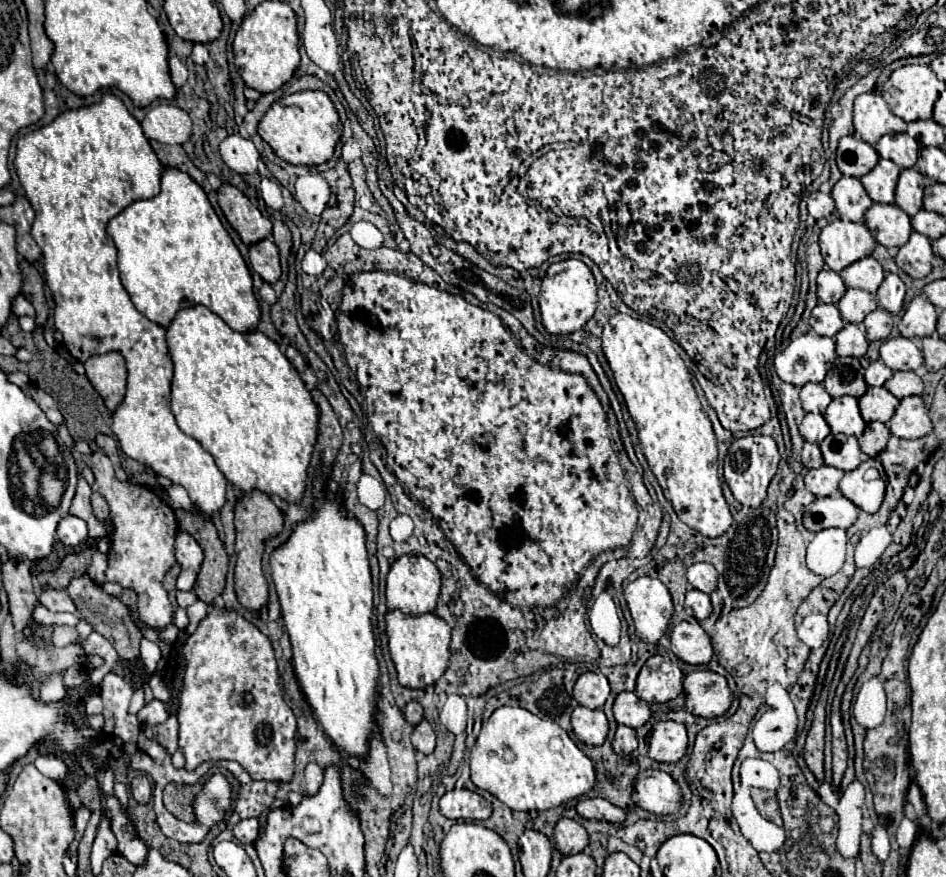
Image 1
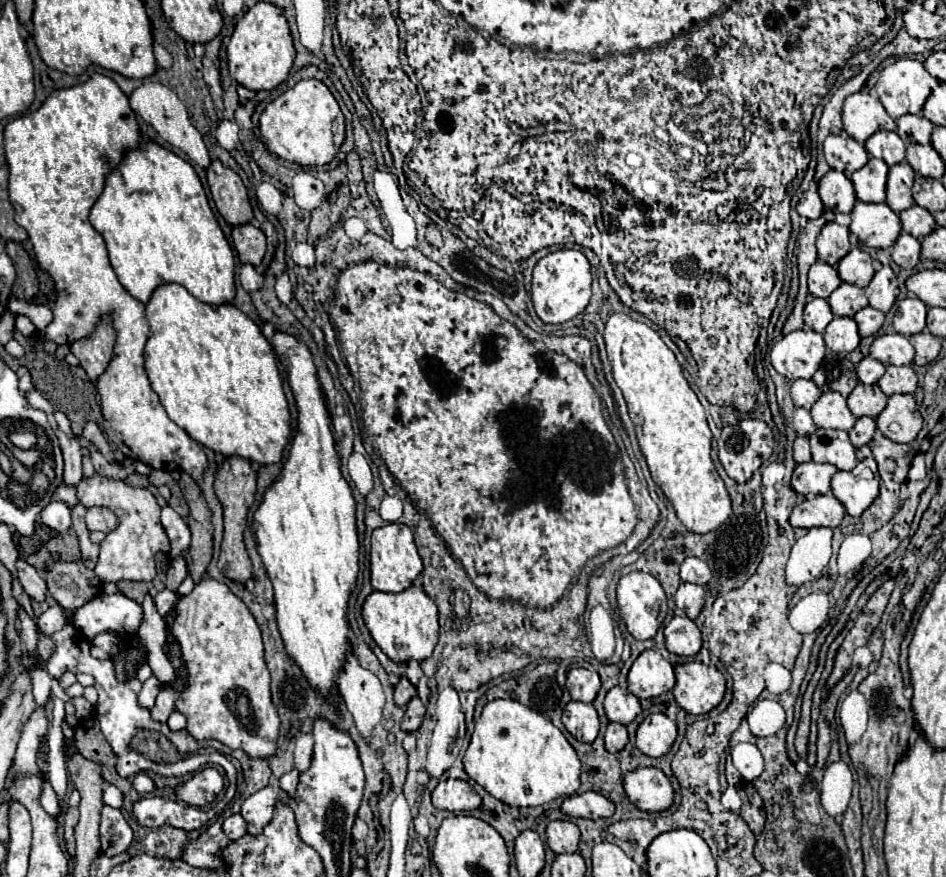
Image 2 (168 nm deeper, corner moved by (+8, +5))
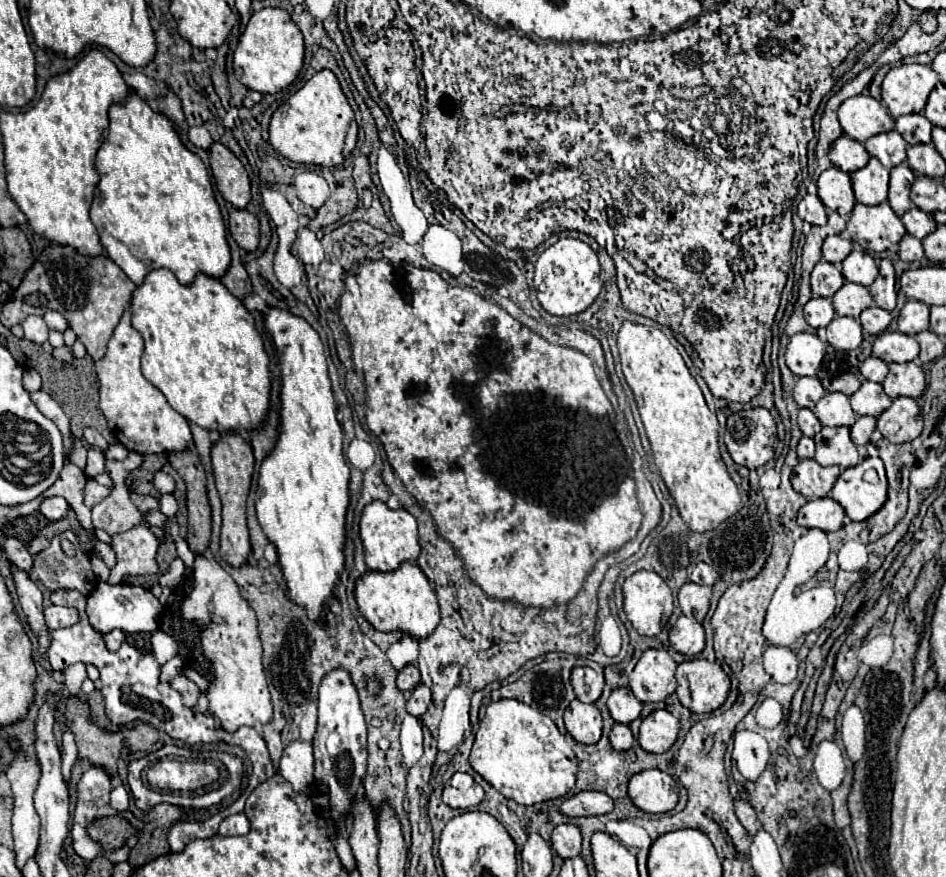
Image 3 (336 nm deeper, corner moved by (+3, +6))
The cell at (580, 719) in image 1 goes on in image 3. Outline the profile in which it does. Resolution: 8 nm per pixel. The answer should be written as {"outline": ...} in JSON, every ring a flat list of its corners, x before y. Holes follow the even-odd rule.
{"outline":[[572,700,564,712,568,734,580,744,596,744,602,736,602,716,596,704]]}

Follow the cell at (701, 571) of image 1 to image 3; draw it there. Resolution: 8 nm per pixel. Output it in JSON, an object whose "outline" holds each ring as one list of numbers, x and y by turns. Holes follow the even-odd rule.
{"outline":[[696,562,696,564,692,564,690,566,690,582,694,582,694,584,704,584,704,586,712,586,716,580,718,580,718,572,712,568,712,566,708,566,708,564,704,564,704,562]]}

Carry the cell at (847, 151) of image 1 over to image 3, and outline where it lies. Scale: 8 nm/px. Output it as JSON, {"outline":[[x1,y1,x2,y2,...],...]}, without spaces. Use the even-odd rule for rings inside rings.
{"outline":[[842,134,834,144,832,144,832,150,830,150,830,162,840,168,842,172,854,172,854,170,860,170,868,164,870,160,870,154,866,152,864,144,858,142,858,140,852,140,850,136]]}

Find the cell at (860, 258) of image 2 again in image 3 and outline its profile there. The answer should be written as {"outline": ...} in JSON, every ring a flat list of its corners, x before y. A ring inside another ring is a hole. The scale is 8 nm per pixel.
{"outline":[[852,250,850,256,842,262,842,274,848,282,870,286,878,276,878,266,868,252]]}

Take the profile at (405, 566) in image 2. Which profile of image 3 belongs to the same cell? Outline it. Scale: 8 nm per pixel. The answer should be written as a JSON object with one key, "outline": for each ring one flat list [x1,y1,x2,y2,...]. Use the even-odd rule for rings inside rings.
{"outline":[[372,502,364,508,360,538,366,552,366,566,372,572,394,572,404,562,416,562,420,556,416,518,406,510,390,510,384,502]]}

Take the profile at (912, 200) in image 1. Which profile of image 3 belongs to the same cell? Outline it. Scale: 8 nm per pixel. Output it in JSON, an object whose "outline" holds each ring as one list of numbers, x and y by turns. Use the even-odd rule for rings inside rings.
{"outline":[[898,164,890,170,890,192,888,192,888,204,892,210,902,216,906,210,910,210,912,200,910,200,910,186,914,182,914,172,910,166]]}

